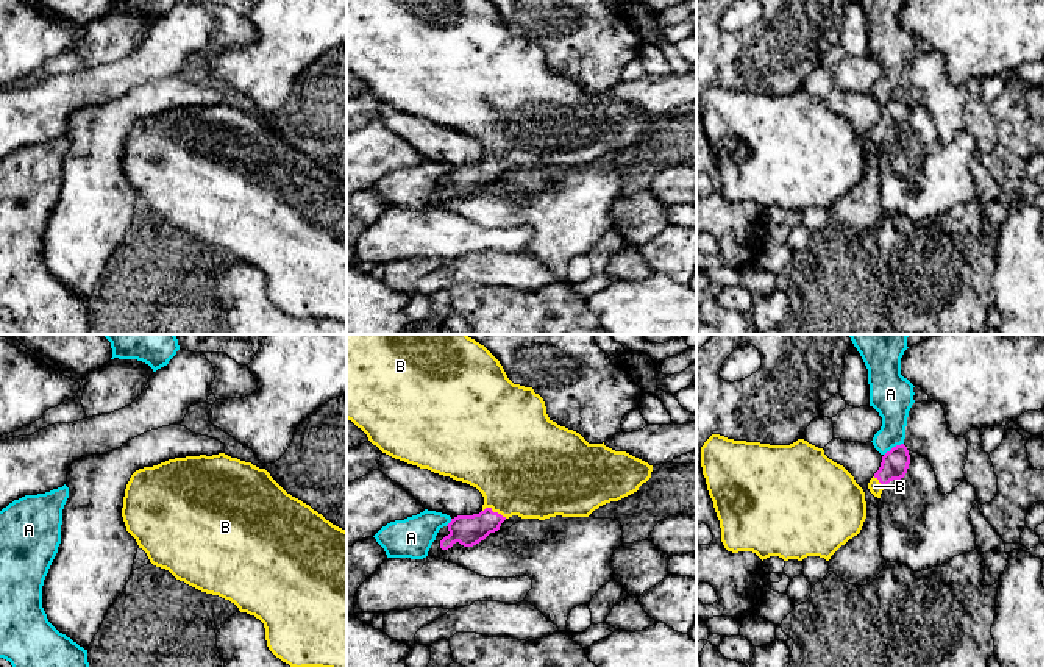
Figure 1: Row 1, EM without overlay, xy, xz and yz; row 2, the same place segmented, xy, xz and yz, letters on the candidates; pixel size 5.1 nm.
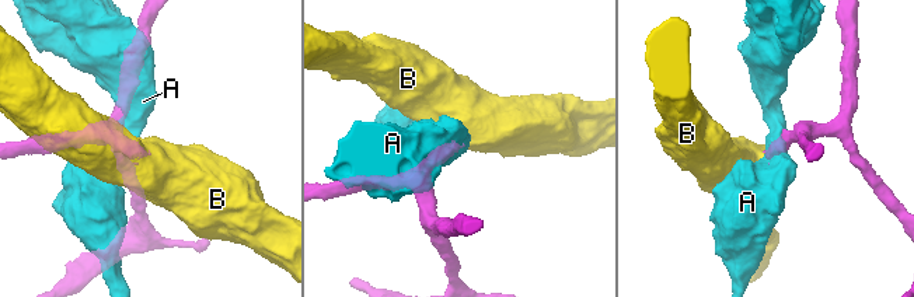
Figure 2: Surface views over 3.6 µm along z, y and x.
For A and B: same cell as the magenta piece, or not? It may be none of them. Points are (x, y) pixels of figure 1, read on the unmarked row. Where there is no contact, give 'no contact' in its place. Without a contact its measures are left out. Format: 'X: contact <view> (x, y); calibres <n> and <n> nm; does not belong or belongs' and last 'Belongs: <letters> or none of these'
A: contact yz (893, 97); calibres 140 and 200 nm; does not belong
B: contact xz (495, 163); calibres 160 and 460 nm; belongs
Belongs: B

